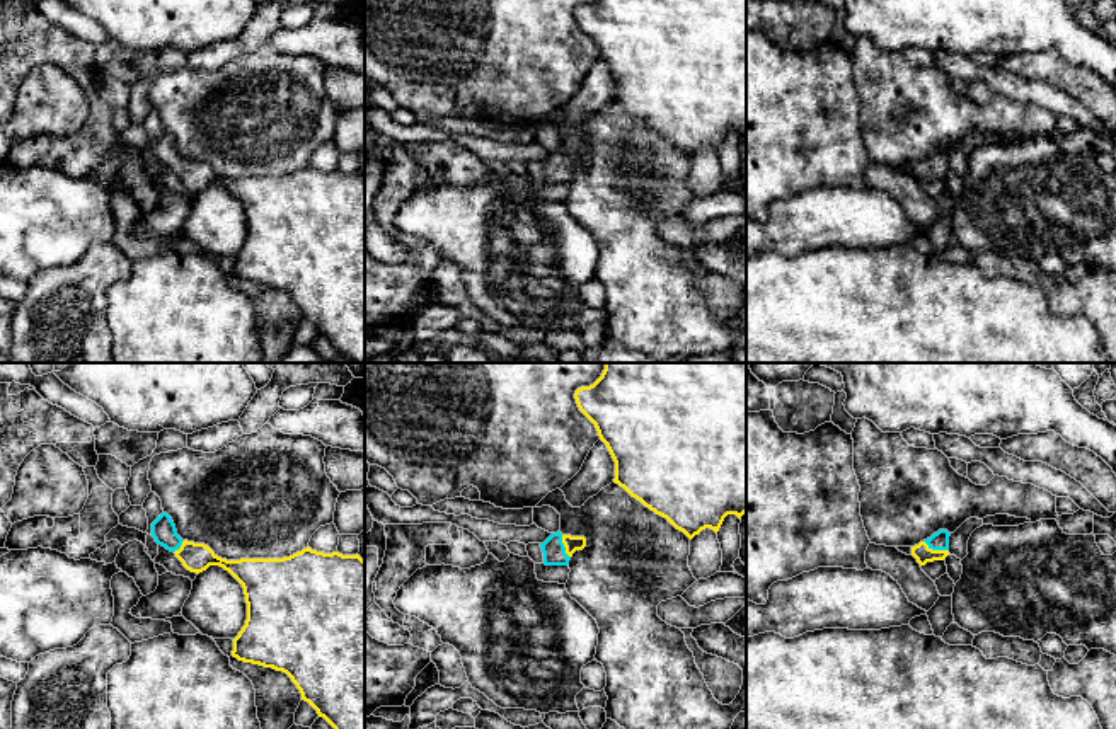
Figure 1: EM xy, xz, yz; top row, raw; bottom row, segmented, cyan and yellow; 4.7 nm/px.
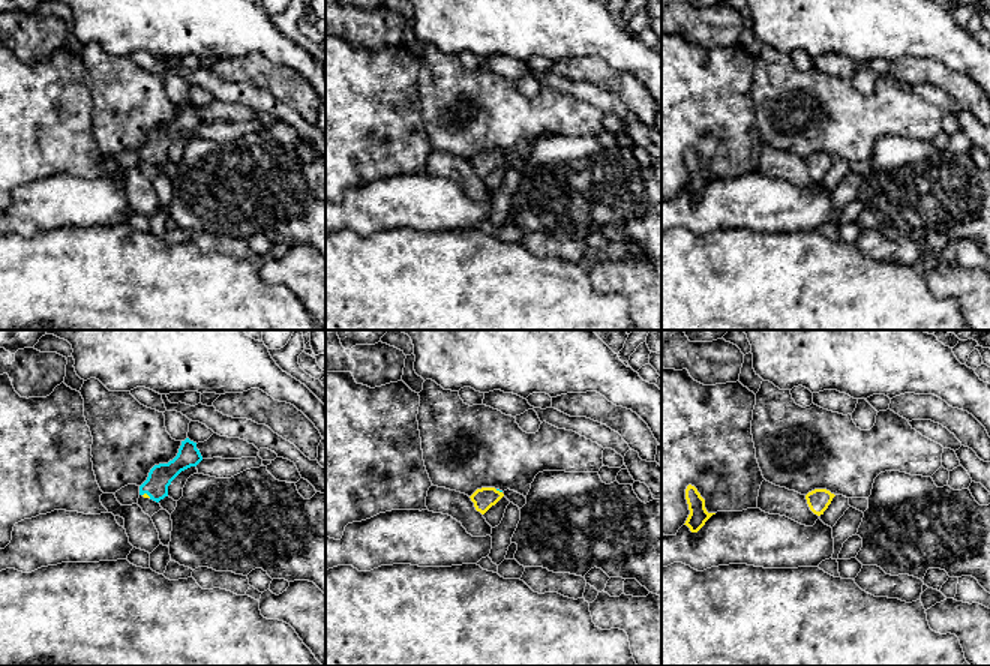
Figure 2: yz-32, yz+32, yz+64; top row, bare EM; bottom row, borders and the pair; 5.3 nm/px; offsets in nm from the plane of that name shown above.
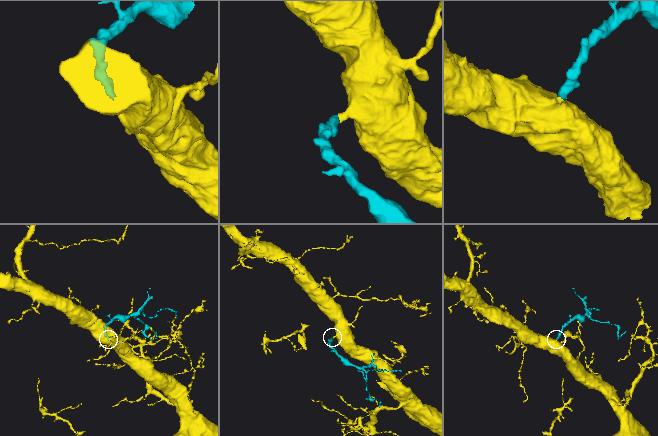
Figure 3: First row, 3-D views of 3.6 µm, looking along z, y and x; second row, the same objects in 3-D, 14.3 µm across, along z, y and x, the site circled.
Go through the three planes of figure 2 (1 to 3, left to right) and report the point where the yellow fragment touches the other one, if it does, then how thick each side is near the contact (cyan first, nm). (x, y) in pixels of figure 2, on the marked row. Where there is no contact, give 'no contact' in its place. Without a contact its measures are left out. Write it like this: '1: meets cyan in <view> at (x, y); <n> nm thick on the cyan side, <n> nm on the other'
1: meets cyan in yz-32 at (147, 494); 130 nm thick on the cyan side, 20 nm on the other
2: meets cyan in yz+32 at (498, 489); 20 nm thick on the cyan side, 120 nm on the other
3: no contact

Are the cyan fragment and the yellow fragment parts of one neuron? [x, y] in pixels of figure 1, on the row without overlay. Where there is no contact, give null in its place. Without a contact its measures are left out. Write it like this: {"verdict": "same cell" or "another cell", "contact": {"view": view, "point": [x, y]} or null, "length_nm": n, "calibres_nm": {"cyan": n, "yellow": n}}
{"verdict": "same cell", "contact": {"view": "yz", "point": [936, 167]}, "length_nm": 130, "calibres_nm": {"cyan": 90, "yellow": 80}}

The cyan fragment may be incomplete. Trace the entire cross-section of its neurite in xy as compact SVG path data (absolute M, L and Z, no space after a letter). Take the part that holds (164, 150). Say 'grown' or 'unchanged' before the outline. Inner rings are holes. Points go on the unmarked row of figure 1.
grown; M167 131L152 141L152 155L191 191L210 184L228 189L244 206L247 238L233 257L232 274L286 291L339 354L365 363L365 179L310 165L283 177L218 175L208 164L182 158Z

